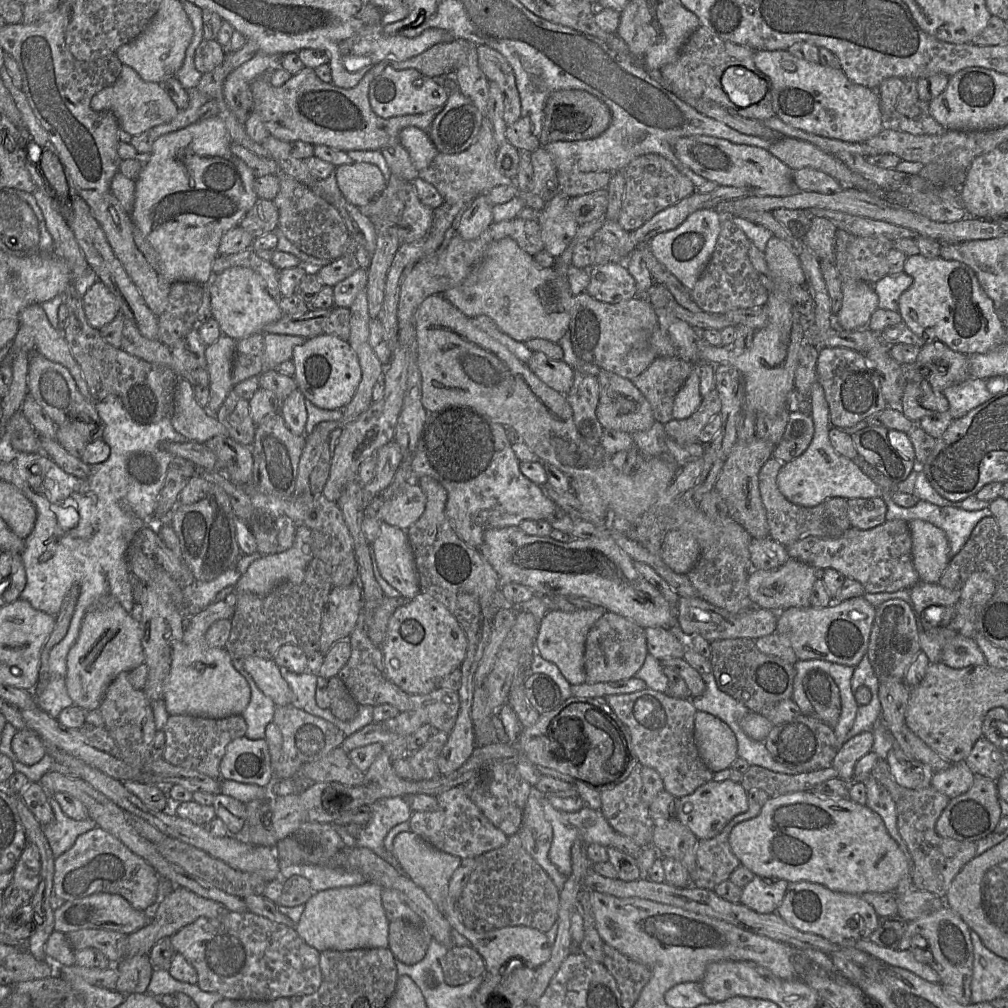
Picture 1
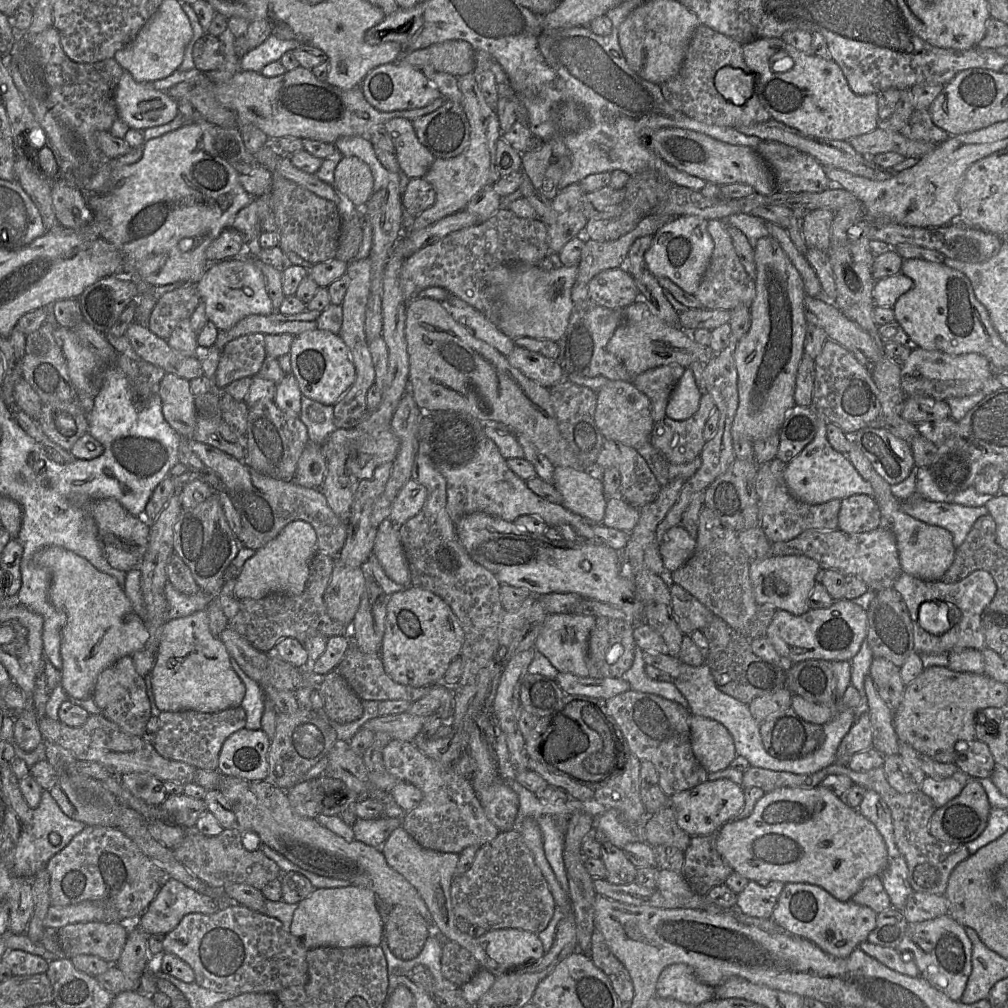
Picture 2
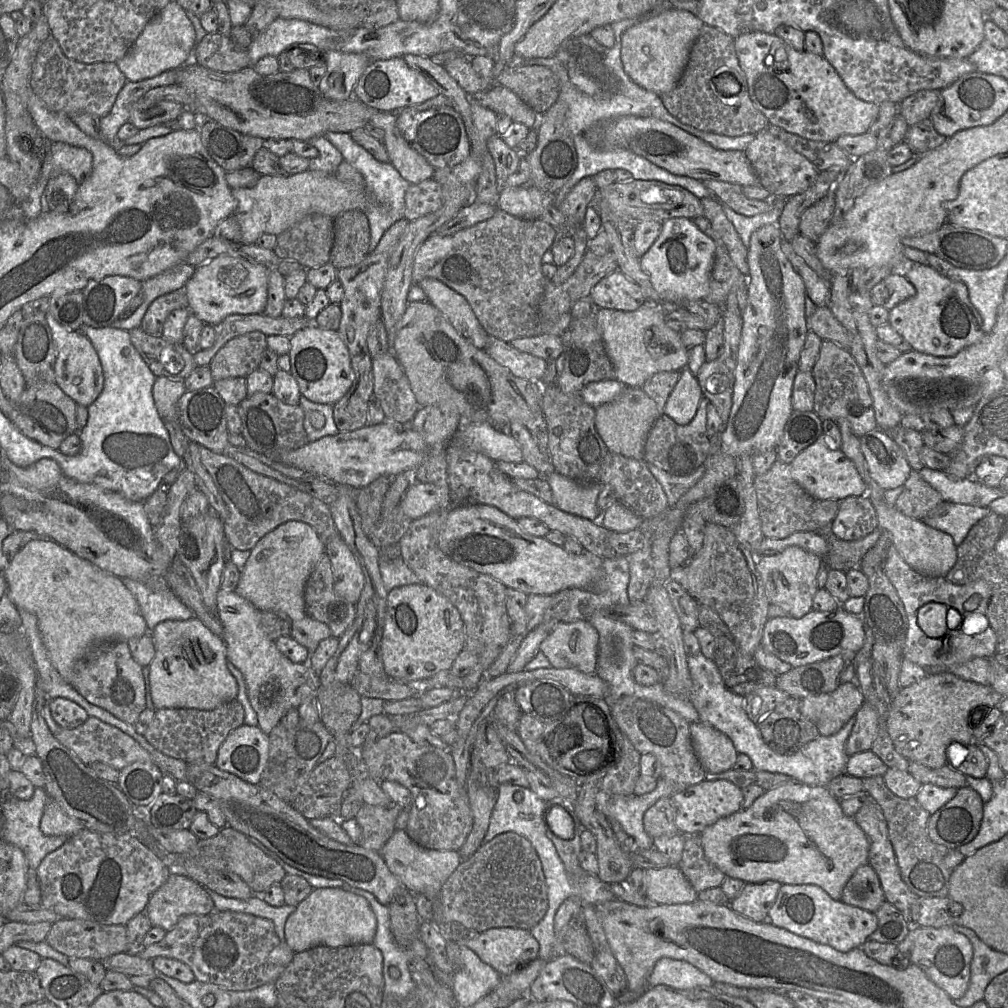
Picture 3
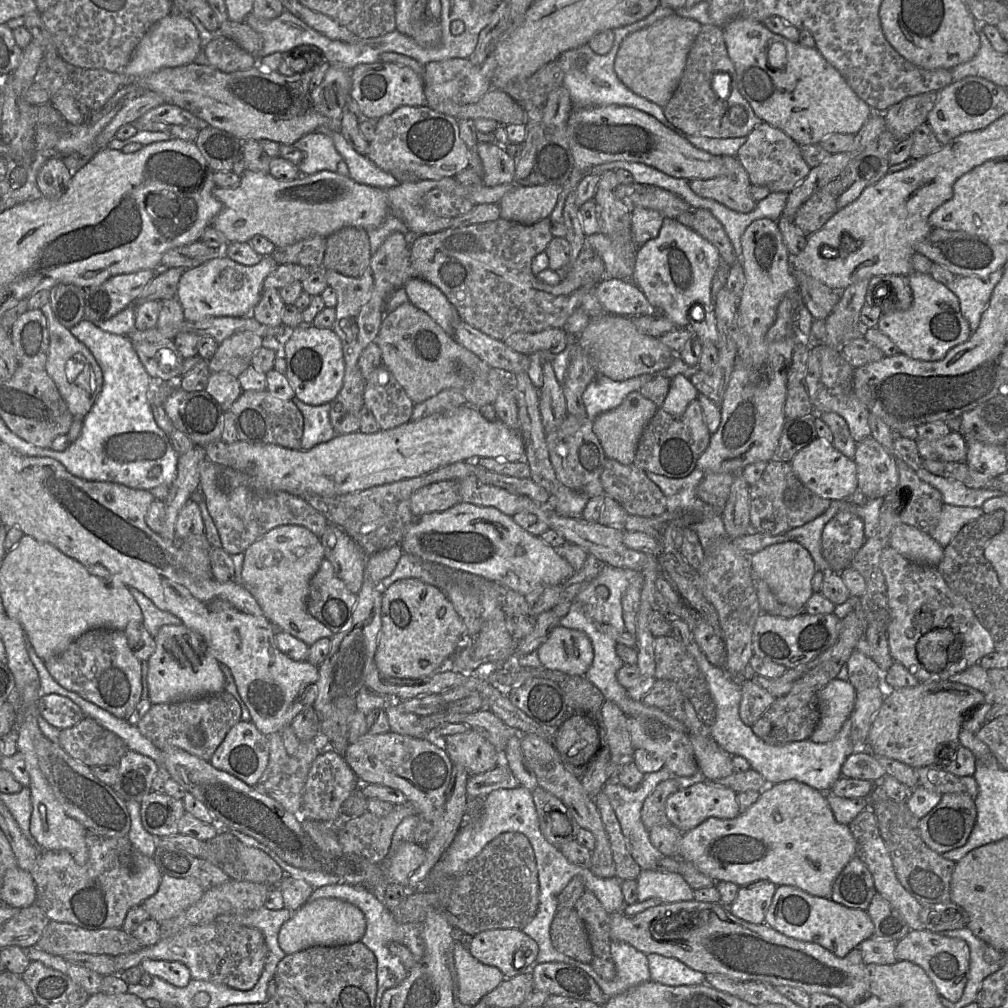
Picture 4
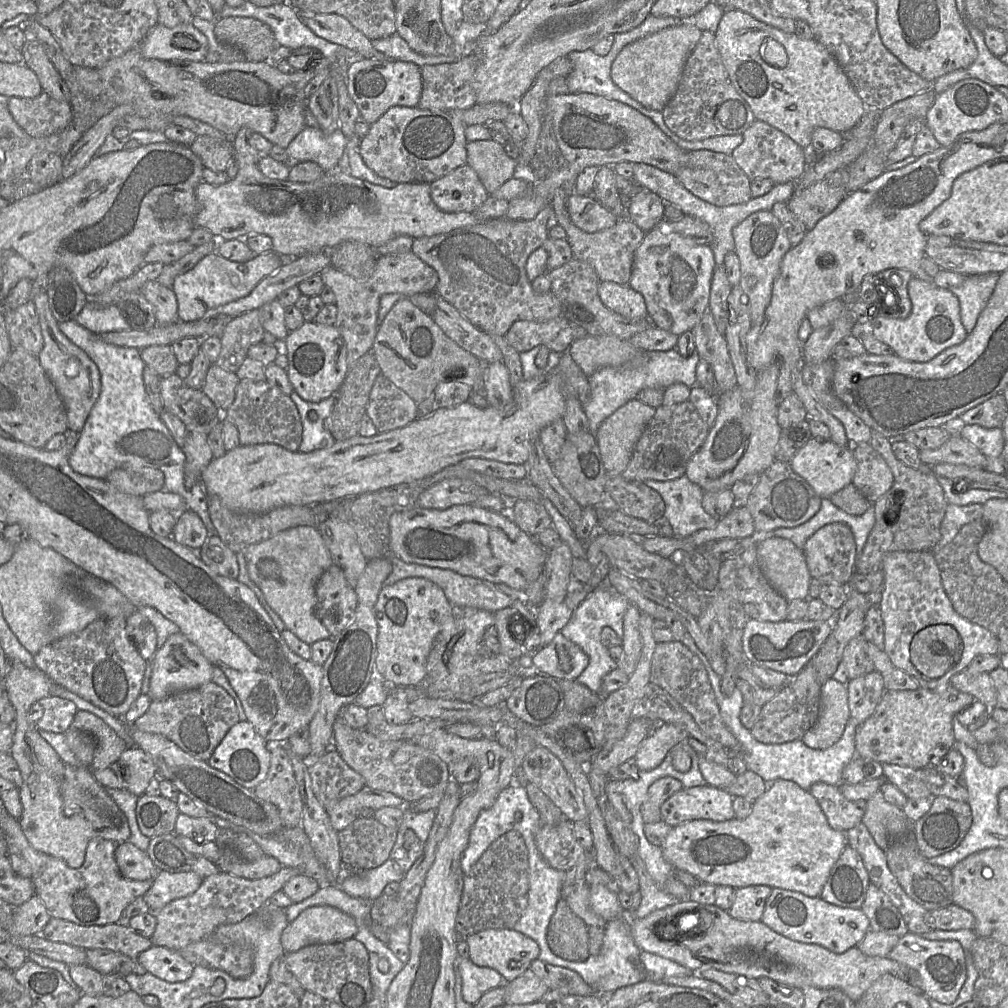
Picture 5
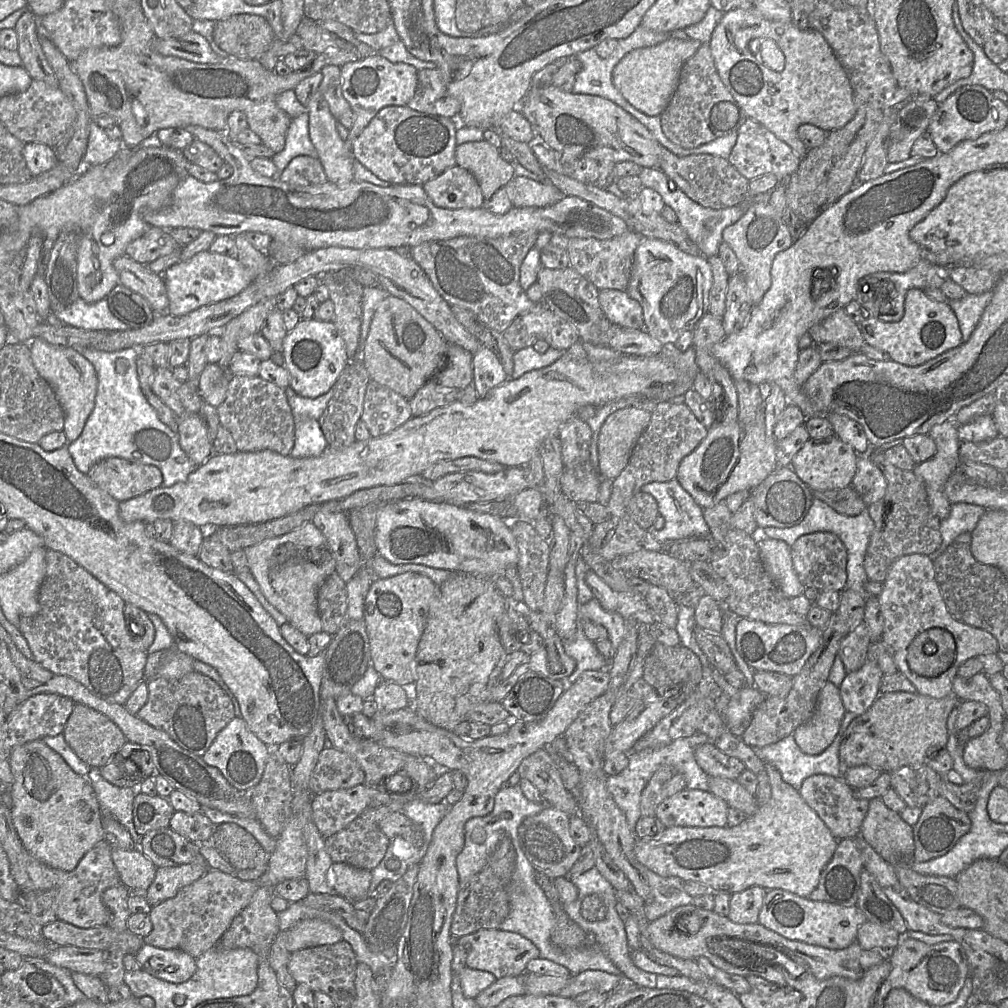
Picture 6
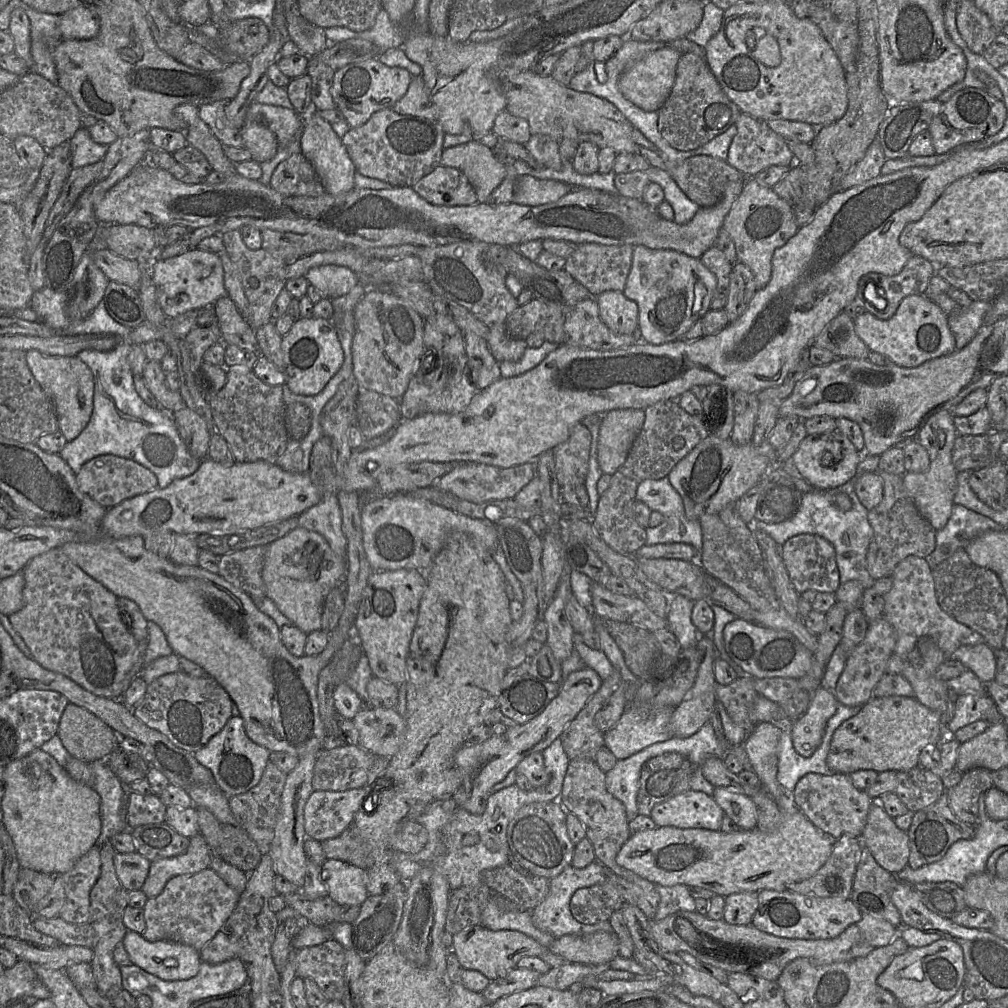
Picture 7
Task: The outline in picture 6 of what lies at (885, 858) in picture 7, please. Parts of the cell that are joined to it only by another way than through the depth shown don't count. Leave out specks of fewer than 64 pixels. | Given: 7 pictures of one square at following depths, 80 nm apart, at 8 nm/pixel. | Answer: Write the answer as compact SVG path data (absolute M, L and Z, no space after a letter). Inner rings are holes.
M881 797L870 800L860 837L891 865L913 861L913 827L889 809Z

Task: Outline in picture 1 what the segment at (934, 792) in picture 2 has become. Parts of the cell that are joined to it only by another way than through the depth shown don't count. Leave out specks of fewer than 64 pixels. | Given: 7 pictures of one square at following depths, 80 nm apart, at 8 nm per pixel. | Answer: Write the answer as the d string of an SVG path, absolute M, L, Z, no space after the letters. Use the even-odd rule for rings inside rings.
M965 760L951 763L950 766L934 773L930 785L950 799L965 793L972 785L974 773Z

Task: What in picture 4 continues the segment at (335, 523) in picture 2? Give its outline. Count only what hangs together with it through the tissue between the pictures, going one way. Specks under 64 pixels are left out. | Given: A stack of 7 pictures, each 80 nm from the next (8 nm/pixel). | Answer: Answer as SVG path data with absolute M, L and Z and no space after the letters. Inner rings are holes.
M208 459L200 464L199 489L204 494L208 511L219 532L222 548L230 555L245 552L258 538L283 525L304 526L321 538L329 525L326 517L298 496L284 491L260 494L251 488L253 476L214 463Z

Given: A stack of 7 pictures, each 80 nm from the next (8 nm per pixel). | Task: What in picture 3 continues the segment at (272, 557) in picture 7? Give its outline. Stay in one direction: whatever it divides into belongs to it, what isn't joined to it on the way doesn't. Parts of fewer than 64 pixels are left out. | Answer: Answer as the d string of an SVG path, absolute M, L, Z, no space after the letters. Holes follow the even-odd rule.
M288 521L266 534L250 551L234 590L261 612L273 612L289 620L292 627L290 637L310 653L322 640L331 637L331 631L325 624L306 614L304 602L306 582L324 553L325 545L310 525Z

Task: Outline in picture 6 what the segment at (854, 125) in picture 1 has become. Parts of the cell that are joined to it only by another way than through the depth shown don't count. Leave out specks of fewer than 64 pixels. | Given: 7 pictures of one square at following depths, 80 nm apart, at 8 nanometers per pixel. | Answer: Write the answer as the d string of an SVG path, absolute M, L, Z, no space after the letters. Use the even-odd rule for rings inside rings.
M735 8L723 14L712 33L709 45L723 84L747 117L770 130L789 145L801 159L806 156L808 148L798 137L797 129L800 125L812 124L830 132L844 127L856 113L854 90L844 68L821 33L812 28L801 30L793 23L772 21L744 9ZM756 38L761 41L771 38L777 43L785 57L782 71L774 71L766 67L756 54L750 52L749 42Z

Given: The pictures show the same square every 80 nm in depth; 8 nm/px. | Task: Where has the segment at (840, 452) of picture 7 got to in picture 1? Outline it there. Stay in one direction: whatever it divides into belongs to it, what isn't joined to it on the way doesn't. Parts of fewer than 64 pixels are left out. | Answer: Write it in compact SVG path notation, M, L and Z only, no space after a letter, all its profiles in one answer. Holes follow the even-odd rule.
M816 380L808 396L811 402L811 416L814 423L814 433L805 451L797 458L783 463L776 483L780 492L790 502L814 507L833 497L873 498L882 497L881 488L858 465L856 459L850 459L837 453L829 440L829 407L825 399L823 387Z

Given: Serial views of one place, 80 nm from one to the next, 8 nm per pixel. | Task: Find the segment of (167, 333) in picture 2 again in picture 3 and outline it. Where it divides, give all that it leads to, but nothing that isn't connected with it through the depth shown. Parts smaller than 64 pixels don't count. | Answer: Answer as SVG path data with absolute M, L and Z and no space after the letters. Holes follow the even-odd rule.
M184 288L155 299L147 309L140 328L147 334L160 336L165 320L171 312L178 309L189 309L188 298Z

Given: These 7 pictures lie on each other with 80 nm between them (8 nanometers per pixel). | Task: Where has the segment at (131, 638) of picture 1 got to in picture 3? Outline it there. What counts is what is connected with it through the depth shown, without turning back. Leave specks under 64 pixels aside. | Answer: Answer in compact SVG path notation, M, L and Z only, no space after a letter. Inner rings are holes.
M35 539L23 545L9 560L2 572L7 583L6 593L18 610L37 617L37 626L48 658L63 681L72 682L73 669L95 645L113 641L126 641L149 633L140 607L124 585L122 578L84 560L50 539Z

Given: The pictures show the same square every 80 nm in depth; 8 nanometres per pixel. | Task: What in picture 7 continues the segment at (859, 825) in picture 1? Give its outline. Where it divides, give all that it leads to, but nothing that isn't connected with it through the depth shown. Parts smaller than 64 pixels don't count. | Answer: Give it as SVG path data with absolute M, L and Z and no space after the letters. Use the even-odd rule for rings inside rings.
M760 722L754 726L742 744L751 769L758 775L762 787L773 798L781 812L781 824L778 828L772 832L763 832L757 828L723 832L703 828L657 826L651 830L633 833L618 852L617 864L655 884L663 886L684 884L690 888L701 887L724 897L734 893L759 892L761 890L785 891L792 883L812 877L830 857L835 840L817 828L805 816L795 803L793 793L778 782L778 745L781 733L781 729L775 724Z

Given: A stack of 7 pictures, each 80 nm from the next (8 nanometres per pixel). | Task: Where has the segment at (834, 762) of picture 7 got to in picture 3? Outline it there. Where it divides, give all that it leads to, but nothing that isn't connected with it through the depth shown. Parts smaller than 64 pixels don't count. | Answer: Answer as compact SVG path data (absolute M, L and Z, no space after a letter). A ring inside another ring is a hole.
M949 672L928 674L920 681L901 688L892 697L887 730L895 750L909 762L931 768L948 765L948 747L959 743L964 748L974 743L973 725L983 707L998 706L1003 696L990 685L963 680Z

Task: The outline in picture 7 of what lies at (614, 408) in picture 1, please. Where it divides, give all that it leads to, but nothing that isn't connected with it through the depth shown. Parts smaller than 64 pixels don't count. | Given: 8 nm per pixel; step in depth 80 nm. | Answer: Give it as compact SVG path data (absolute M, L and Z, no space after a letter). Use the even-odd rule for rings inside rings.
M614 409L605 413L598 437L598 463L603 474L613 475L625 463L645 421L645 409Z

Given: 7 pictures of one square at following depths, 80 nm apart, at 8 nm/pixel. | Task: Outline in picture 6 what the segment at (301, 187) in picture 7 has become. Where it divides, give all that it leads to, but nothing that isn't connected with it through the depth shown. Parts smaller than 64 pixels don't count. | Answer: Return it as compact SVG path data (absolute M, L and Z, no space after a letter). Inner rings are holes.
M300 155L290 161L278 179L292 185L310 186L325 183L327 176L318 158Z

